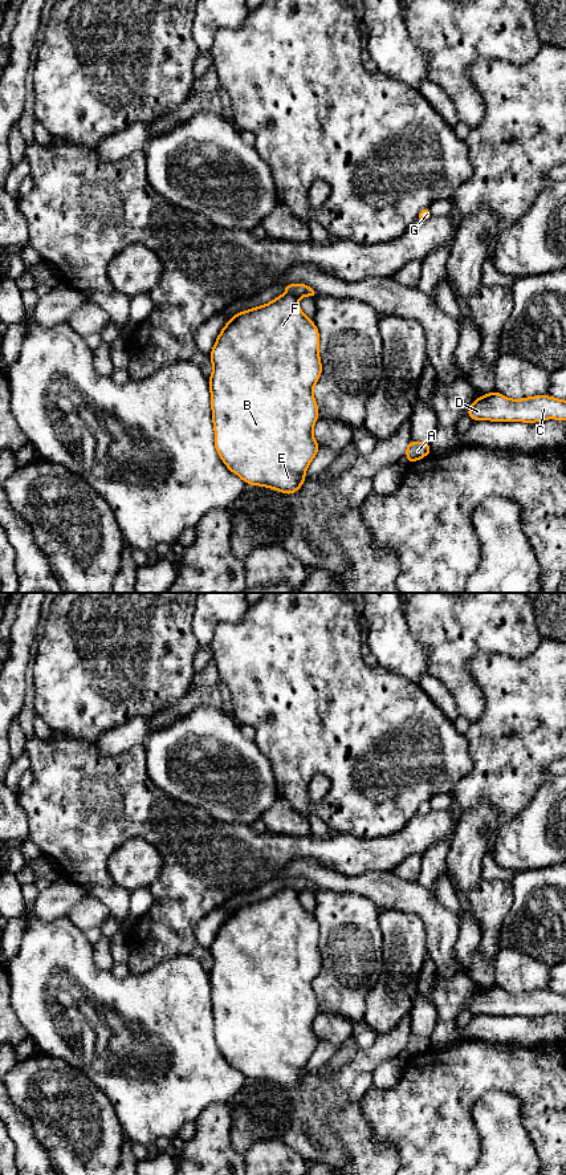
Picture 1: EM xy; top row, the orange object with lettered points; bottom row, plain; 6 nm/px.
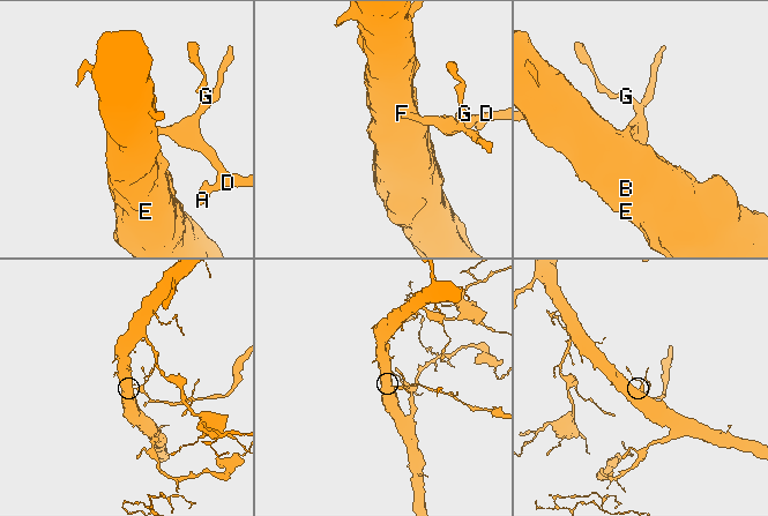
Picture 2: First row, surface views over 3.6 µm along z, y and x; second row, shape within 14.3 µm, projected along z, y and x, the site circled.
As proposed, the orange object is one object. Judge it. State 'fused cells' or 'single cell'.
fused cells

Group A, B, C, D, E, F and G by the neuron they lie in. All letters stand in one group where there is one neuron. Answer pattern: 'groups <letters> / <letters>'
groups A C D G / B E F

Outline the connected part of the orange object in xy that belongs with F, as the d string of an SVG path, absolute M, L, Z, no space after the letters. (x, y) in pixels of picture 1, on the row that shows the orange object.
M281 294L266 305L252 308L233 316L220 332L209 354L213 366L209 377L212 420L215 427L215 448L229 471L240 476L247 484L268 487L286 495L301 488L306 479L305 472L319 450L313 436L313 426L317 422L318 407L313 395L313 387L321 377L322 365L318 354L319 333L313 320L309 320L300 309L298 298L293 294Z

